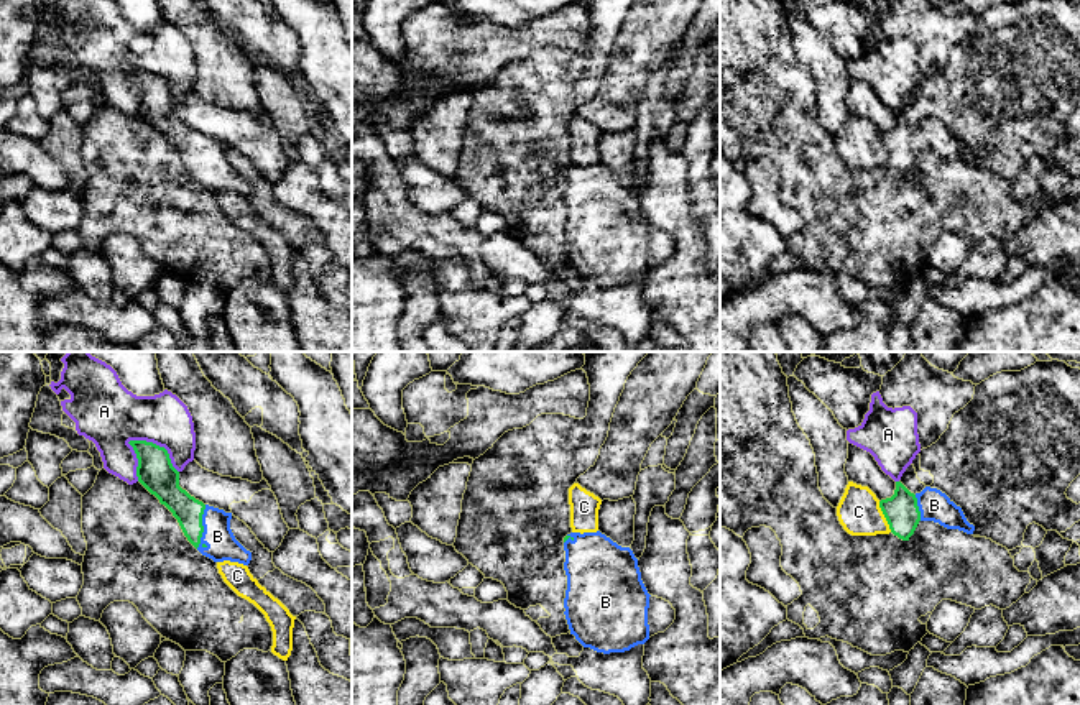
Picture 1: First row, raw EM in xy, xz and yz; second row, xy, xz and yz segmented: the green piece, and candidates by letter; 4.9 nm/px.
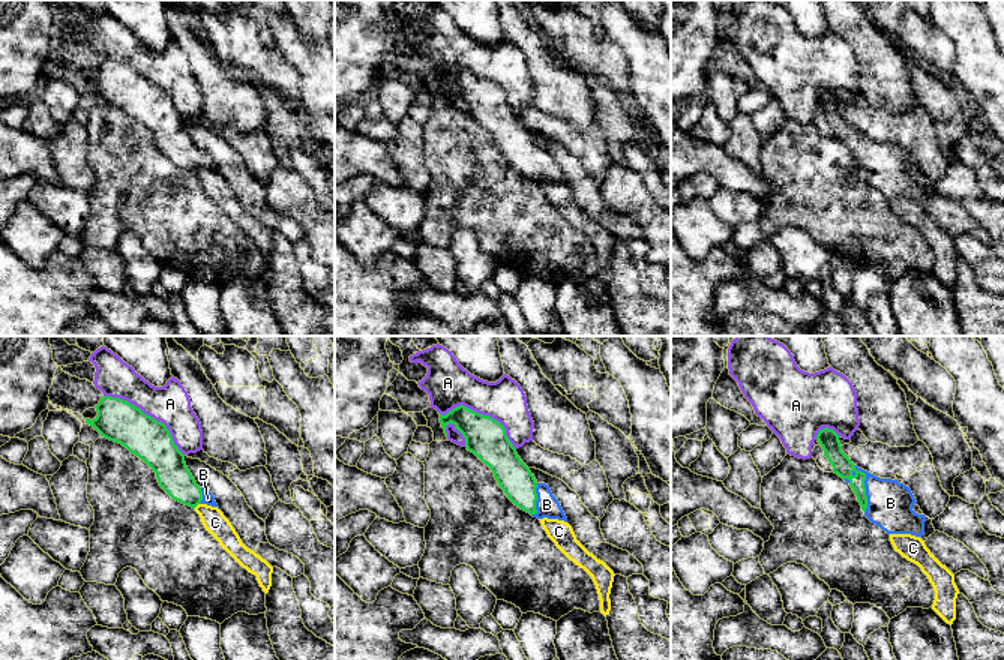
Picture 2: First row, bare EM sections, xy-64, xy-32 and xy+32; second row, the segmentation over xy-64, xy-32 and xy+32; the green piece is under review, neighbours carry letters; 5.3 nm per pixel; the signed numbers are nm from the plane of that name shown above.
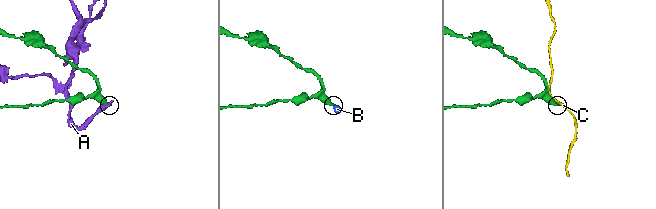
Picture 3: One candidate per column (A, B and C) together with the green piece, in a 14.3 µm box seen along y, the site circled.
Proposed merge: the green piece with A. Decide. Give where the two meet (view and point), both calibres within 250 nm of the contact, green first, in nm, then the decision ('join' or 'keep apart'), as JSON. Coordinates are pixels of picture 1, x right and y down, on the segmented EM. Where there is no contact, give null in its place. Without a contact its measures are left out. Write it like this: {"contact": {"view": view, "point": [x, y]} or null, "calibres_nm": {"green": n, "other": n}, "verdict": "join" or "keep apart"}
{"contact": {"view": "xy", "point": [158, 446]}, "calibres_nm": {"green": 180, "other": 280}, "verdict": "keep apart"}

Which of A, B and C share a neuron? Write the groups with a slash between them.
A / B / C

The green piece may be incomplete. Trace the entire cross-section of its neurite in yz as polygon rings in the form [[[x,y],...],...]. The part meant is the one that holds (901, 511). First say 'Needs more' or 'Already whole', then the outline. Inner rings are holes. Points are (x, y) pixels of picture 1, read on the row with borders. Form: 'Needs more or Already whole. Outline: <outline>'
Needs more. Outline: [[[896,482],[894,495],[881,500],[879,508],[891,532],[902,541],[909,541],[921,521],[934,521],[947,529],[958,529],[967,534],[975,531],[962,508],[945,493],[930,486],[914,495],[901,482]]]

